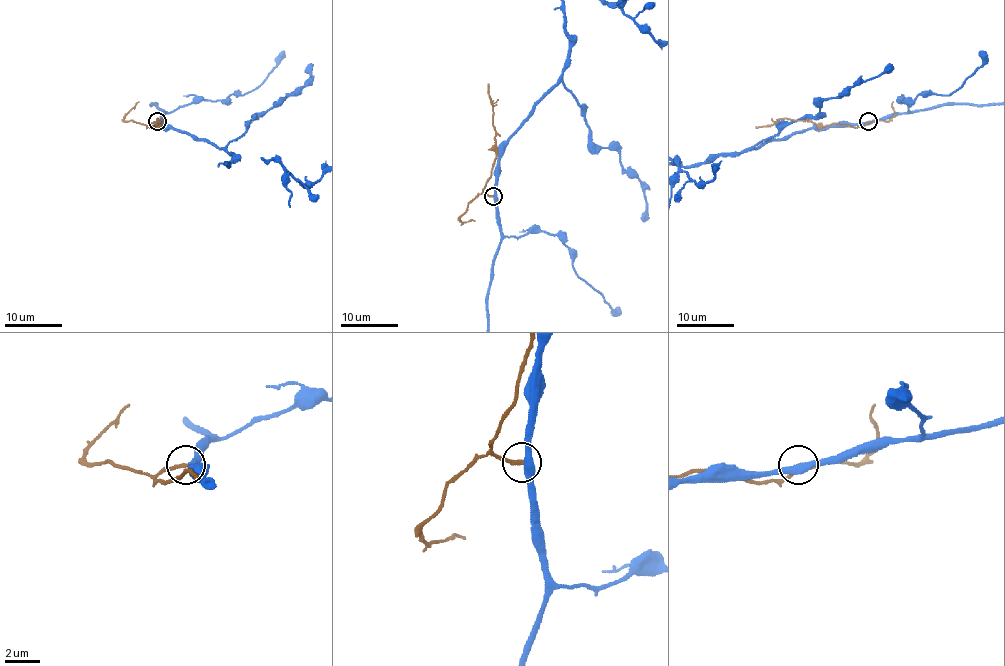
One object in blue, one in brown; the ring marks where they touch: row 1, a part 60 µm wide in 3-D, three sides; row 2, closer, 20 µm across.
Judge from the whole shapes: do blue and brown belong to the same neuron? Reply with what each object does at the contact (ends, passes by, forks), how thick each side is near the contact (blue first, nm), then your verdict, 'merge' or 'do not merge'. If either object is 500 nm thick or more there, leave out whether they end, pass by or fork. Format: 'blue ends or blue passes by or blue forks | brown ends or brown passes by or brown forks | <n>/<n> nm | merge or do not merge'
blue passes by | brown ends | 440/240 nm | do not merge

